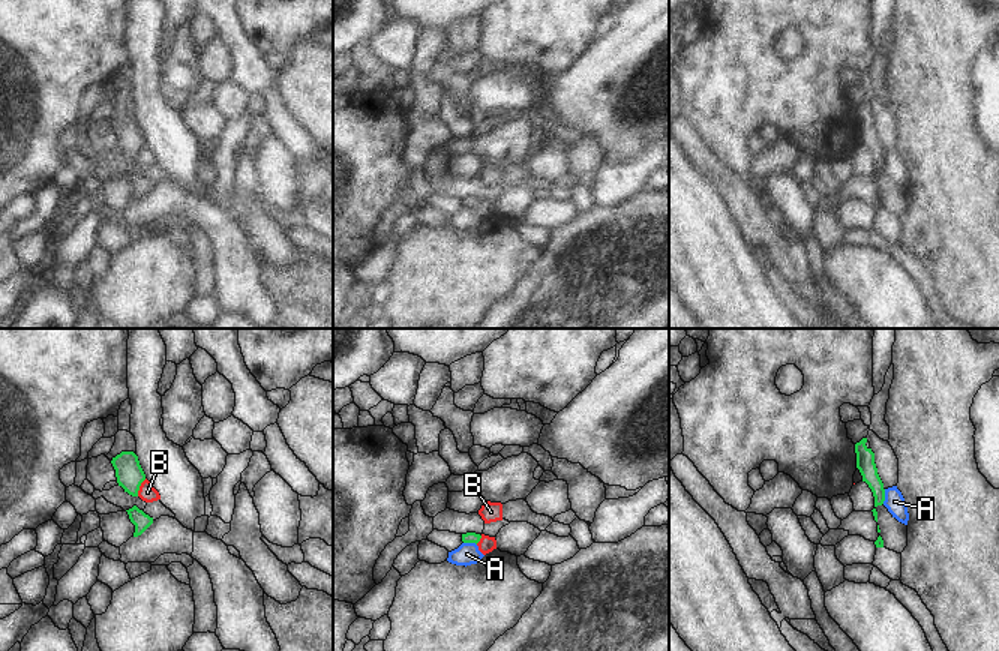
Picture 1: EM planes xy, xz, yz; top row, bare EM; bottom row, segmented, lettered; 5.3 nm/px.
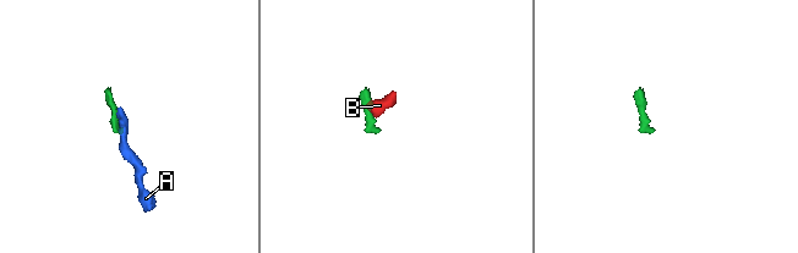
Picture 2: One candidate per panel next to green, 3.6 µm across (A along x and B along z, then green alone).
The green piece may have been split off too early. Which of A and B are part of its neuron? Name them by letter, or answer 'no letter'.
no letter

